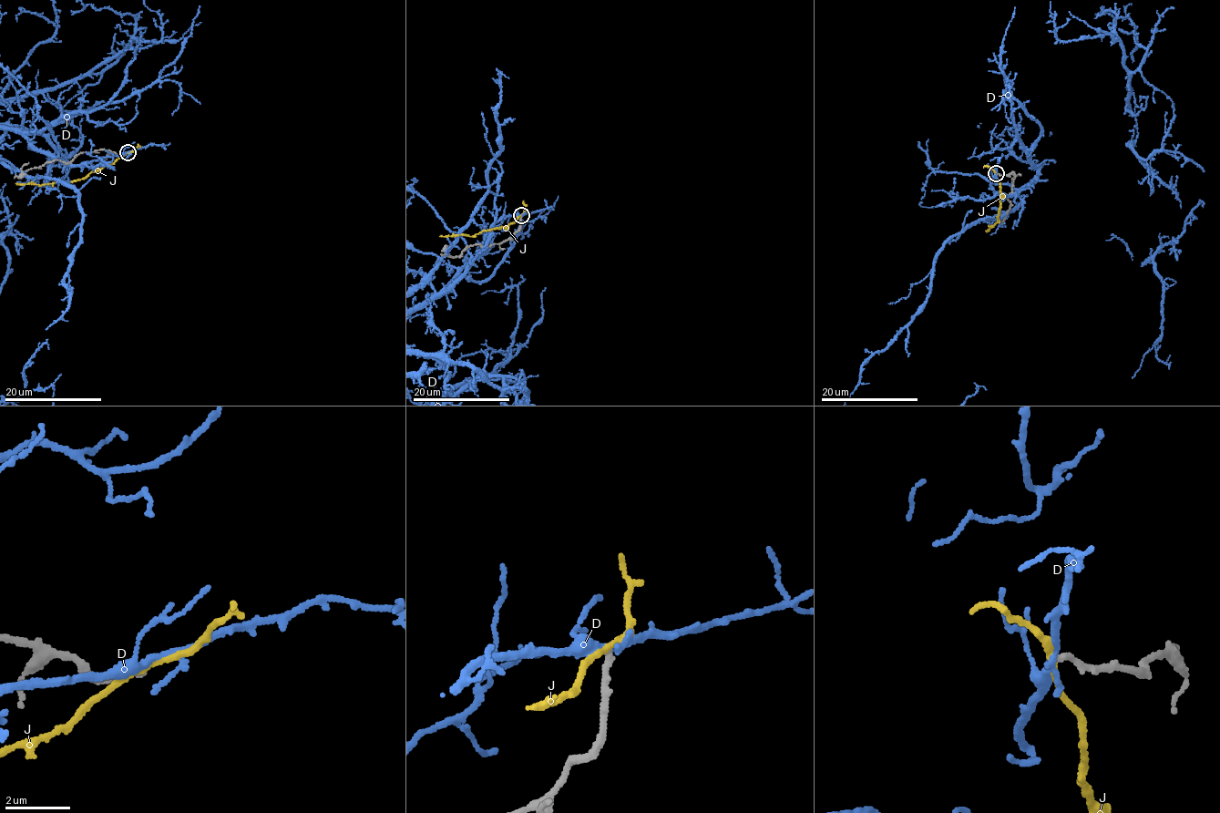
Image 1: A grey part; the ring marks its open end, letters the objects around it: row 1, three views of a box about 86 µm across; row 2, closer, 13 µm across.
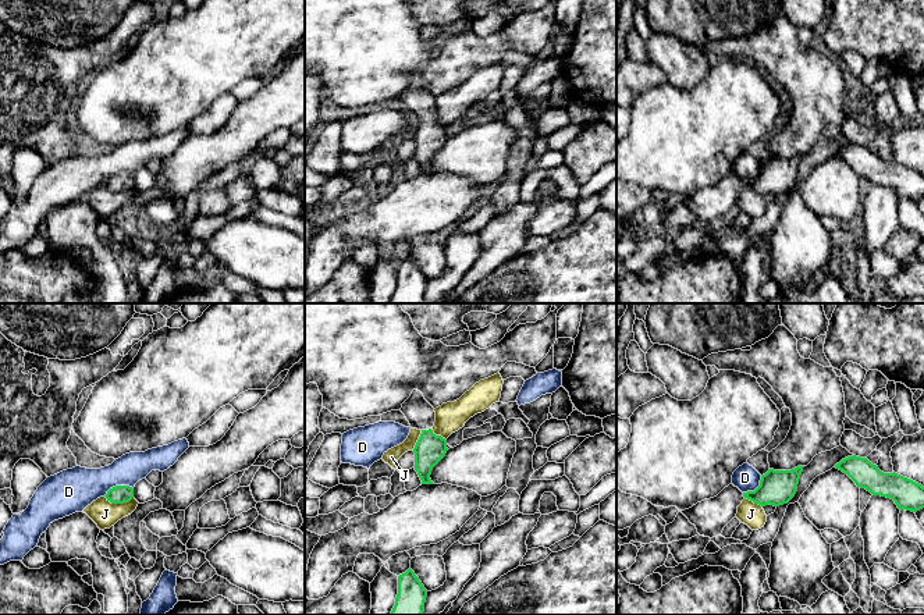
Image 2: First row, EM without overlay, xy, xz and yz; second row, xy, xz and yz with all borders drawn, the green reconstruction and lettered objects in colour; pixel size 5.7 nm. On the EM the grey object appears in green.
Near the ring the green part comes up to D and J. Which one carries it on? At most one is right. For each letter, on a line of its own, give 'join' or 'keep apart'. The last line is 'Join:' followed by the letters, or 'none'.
D: keep apart
J: keep apart
Join: none

